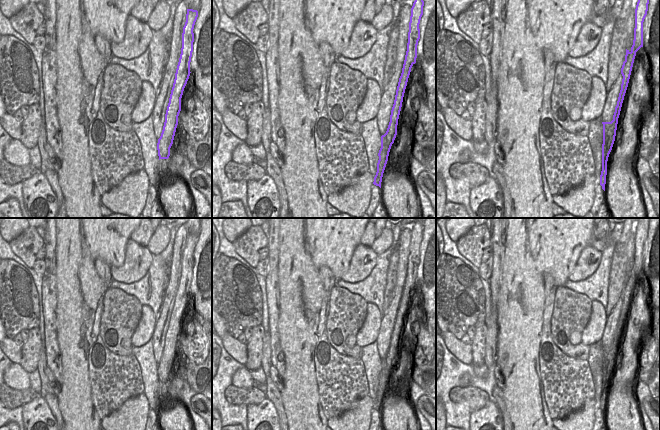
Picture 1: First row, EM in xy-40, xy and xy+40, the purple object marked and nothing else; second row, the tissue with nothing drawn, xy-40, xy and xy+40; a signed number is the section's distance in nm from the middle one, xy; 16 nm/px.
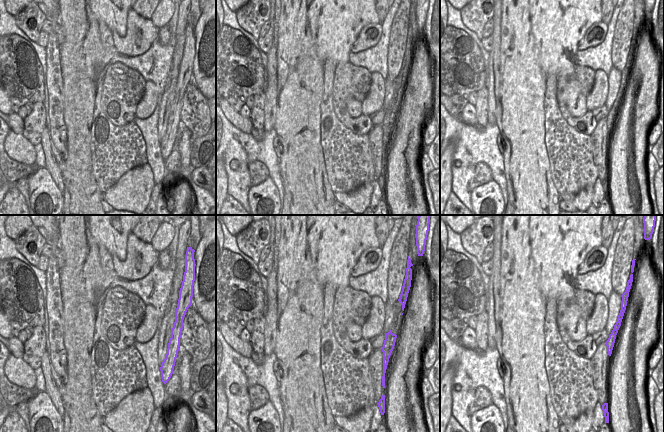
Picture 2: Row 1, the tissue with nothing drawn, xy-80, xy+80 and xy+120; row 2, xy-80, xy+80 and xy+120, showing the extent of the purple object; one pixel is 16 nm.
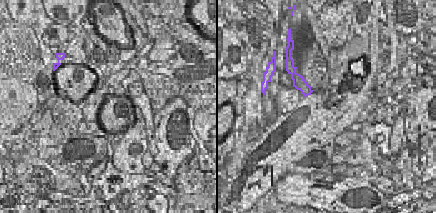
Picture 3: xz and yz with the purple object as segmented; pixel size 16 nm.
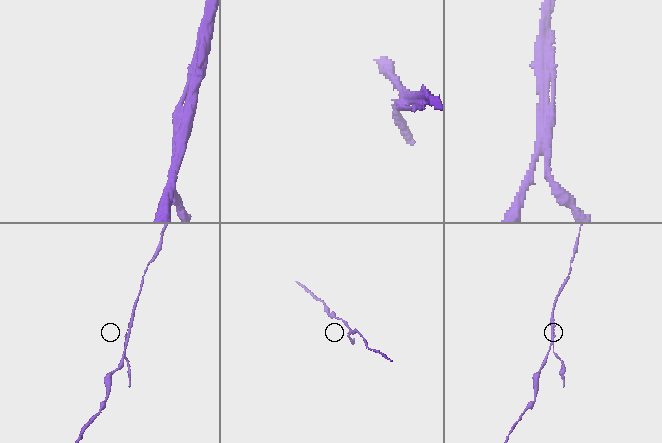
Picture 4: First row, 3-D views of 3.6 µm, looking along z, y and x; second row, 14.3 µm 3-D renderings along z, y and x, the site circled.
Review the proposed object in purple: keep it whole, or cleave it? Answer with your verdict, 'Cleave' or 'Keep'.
Cleave.

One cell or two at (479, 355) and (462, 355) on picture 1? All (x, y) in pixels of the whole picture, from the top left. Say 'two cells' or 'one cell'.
two cells

